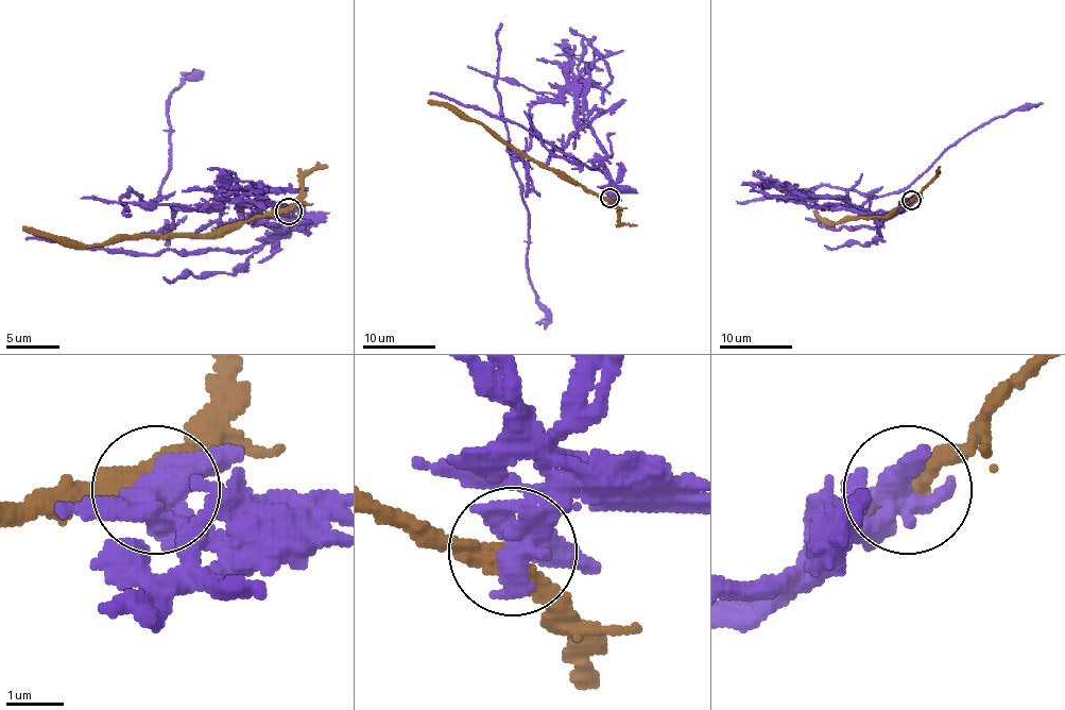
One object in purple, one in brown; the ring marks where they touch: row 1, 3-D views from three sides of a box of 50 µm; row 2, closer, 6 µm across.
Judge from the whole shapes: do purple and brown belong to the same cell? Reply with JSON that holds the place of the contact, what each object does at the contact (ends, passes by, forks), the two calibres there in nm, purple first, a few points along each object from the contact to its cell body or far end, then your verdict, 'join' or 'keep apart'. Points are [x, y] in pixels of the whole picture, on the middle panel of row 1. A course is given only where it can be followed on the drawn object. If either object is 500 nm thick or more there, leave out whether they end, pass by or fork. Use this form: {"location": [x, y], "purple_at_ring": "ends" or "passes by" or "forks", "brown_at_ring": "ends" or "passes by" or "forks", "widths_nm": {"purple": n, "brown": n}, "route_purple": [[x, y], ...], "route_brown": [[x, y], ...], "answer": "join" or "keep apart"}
{"location": [610, 198], "widths_nm": {"purple": 550, "brown": 380}, "route_purple": [[610, 199], [586, 88], [534, 93], [499, 78], [544, 328]], "route_brown": [[610, 199], [560, 179], [476, 121], [428, 100]], "answer": "keep apart"}

